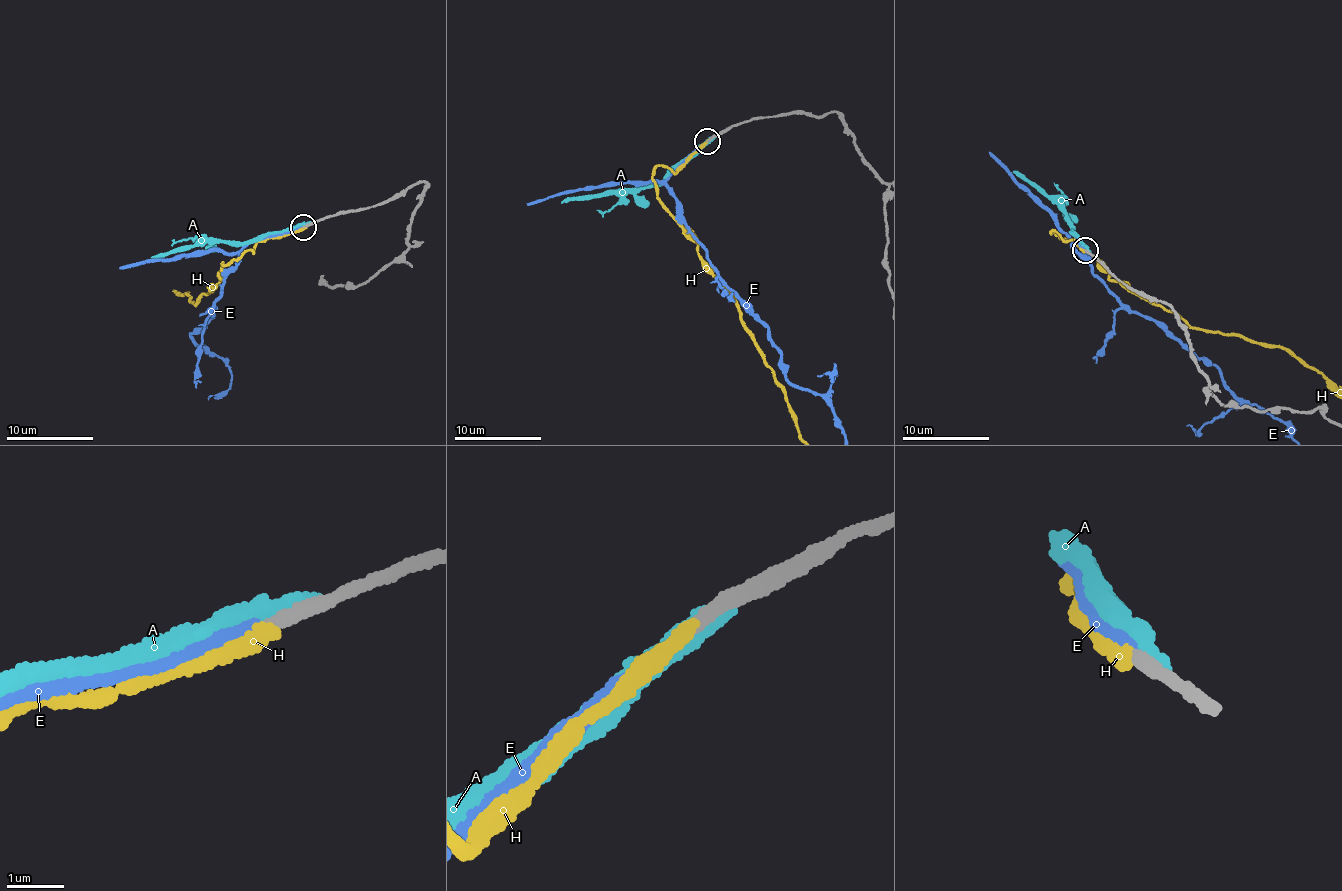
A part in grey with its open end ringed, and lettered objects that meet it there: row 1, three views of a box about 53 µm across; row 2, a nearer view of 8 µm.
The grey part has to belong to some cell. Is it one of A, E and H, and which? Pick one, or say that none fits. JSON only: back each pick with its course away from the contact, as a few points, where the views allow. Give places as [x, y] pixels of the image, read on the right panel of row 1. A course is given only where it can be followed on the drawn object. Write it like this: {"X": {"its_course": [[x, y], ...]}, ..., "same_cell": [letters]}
{"same_cell": ["E"]}

